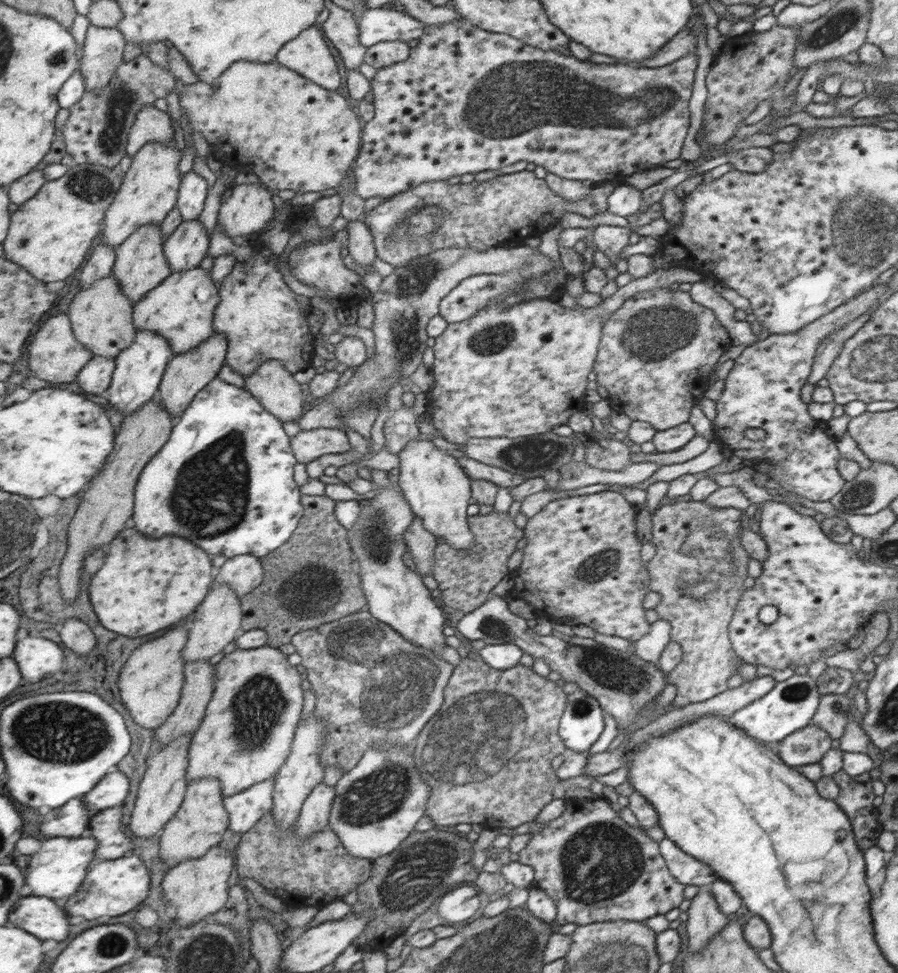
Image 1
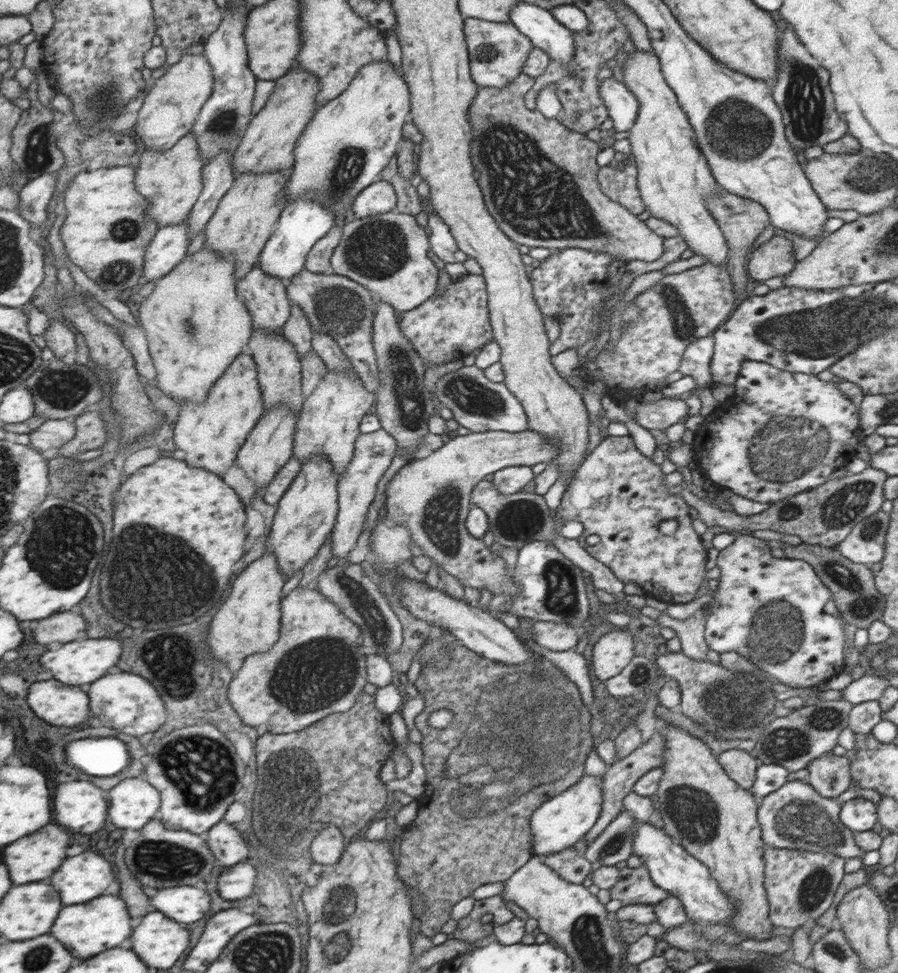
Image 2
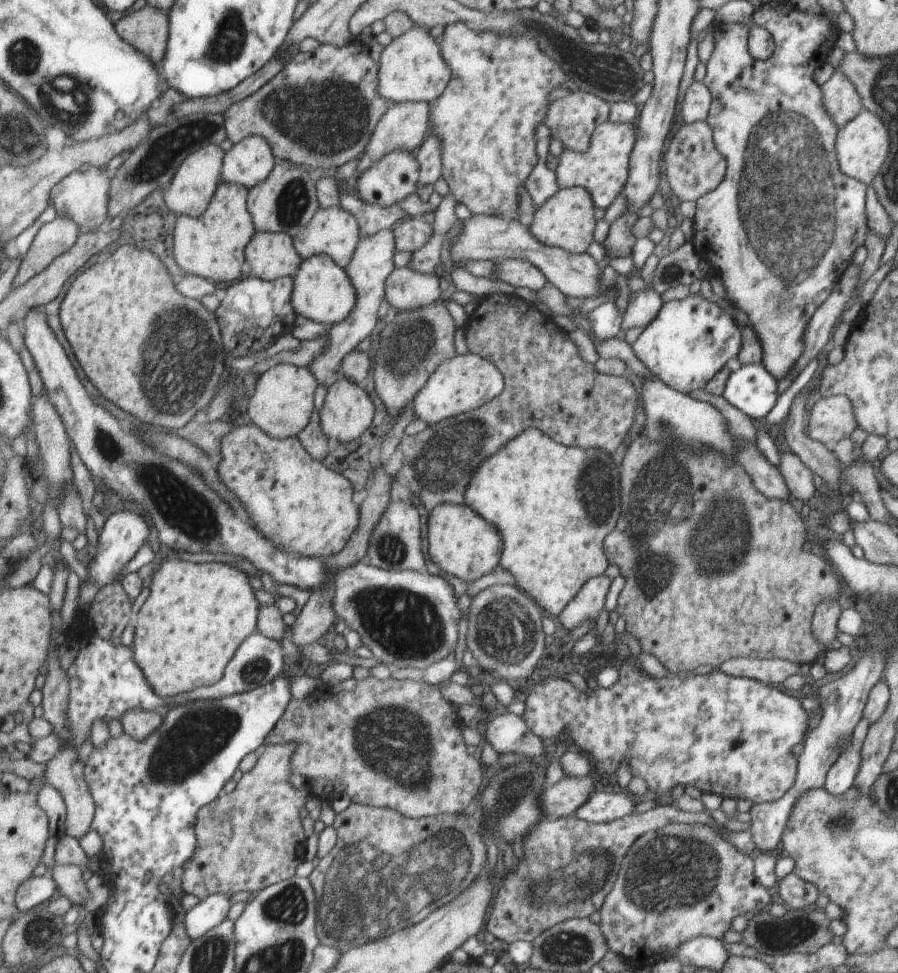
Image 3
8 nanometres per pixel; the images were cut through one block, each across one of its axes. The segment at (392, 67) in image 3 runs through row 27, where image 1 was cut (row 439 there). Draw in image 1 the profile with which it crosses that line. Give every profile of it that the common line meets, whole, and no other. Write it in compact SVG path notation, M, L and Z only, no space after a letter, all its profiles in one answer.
M412 438L398 454L400 474L397 482L410 503L417 520L422 520L426 531L447 543L454 551L470 551L475 545L470 531L466 508L470 506L470 478L458 466L458 458L448 456L429 439Z

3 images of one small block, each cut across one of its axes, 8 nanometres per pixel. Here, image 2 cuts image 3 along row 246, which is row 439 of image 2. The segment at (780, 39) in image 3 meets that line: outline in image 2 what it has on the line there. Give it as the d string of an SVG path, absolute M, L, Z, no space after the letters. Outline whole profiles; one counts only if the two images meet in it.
M742 361L738 378L734 383L735 395L733 396L732 406L723 416L718 417L718 420L710 420L704 428L705 435L703 438L706 438L706 440L700 446L702 459L698 464L705 477L712 480L714 484L718 484L720 488L728 488L734 494L738 494L742 498L748 498L748 500L754 500L754 502L775 503L783 498L793 497L795 494L804 492L804 490L816 489L817 486L825 485L825 482L828 482L830 478L834 478L834 474L838 474L838 470L842 470L842 466L850 466L850 462L854 462L855 454L858 454L858 443L862 442L863 435L861 410L848 397L842 395L837 382L836 379L828 382L822 381L814 374L780 370L767 362Z

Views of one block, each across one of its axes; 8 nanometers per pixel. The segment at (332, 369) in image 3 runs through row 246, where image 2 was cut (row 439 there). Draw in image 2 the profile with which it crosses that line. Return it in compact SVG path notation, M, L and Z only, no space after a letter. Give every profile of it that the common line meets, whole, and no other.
M382 428L368 434L360 434L356 442L356 452L353 461L349 464L346 472L339 479L341 491L341 513L335 532L333 533L334 556L341 563L346 563L346 558L352 550L354 544L360 536L360 532L364 530L364 520L366 520L366 512L376 496L376 486L380 482L380 478L384 476L384 472L388 470L394 452L396 452L396 441L390 436L389 431Z

